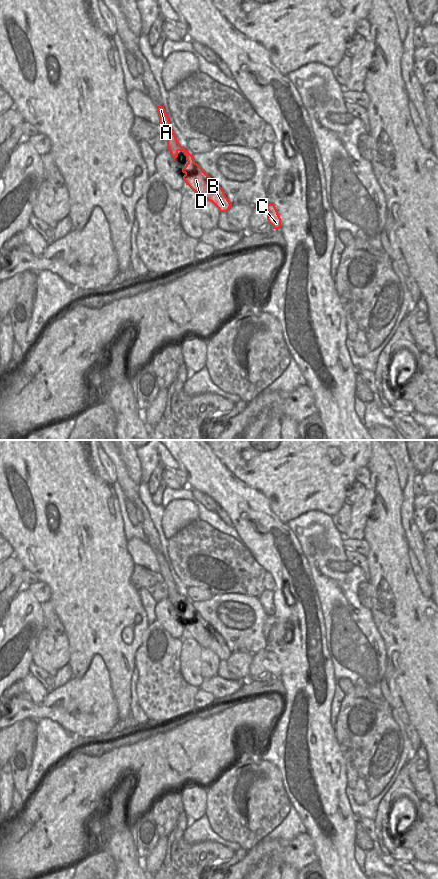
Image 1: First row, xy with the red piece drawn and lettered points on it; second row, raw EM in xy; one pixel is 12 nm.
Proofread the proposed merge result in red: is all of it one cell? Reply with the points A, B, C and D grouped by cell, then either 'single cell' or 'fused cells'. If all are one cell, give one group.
groups A / B C D; fused cells

